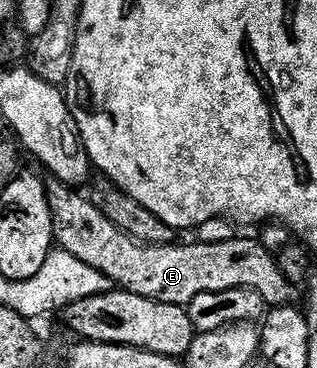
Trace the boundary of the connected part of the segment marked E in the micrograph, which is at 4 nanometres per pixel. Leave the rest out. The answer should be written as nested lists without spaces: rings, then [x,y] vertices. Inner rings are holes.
[[[67,184],[47,186],[53,242],[61,250],[105,274],[119,290],[185,308],[202,297],[202,293],[222,293],[230,289],[256,291],[269,308],[286,307],[293,302],[293,283],[286,281],[277,256],[267,251],[259,238],[237,237],[222,241],[222,245],[193,241],[171,247],[151,247],[134,242],[122,233],[122,229],[106,221],[91,198],[80,193]]]

